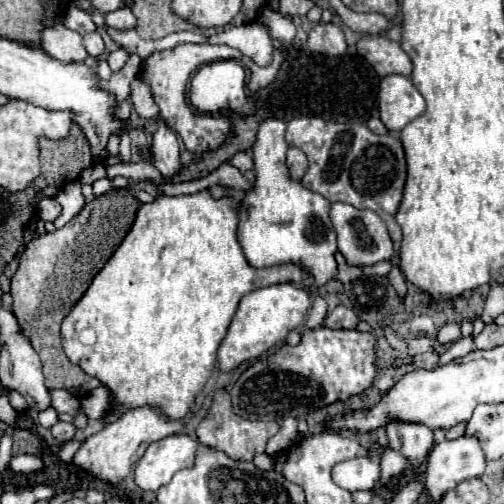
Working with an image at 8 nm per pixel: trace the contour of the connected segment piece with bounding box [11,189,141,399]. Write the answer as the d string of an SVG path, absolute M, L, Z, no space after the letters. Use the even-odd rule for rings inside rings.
M111 189L87 203L63 229L45 233L25 247L19 259L19 269L11 279L11 311L43 361L47 389L67 389L67 381L73 381L73 395L83 399L101 385L65 357L59 327L69 309L87 291L93 277L103 269L103 265L125 239L139 207L141 203L129 189Z

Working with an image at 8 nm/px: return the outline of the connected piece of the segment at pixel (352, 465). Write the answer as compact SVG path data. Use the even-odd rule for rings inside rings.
M373 445L369 457L359 457L359 459L349 459L343 463L337 463L333 467L333 481L347 489L347 491L359 491L359 489L373 489L375 485L379 485L379 489L391 499L393 491L387 491L383 483L379 483L379 461L383 455L383 449Z

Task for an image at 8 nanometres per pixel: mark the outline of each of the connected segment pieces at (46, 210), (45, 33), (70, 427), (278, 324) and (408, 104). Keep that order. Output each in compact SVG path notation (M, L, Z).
M45 197L39 201L39 217L43 221L55 221L61 215L61 205L55 197Z
M61 23L53 27L43 27L39 45L49 55L57 57L59 61L85 61L87 59L87 51L83 47L81 35L77 31L67 29Z
M59 421L59 423L55 423L53 427L51 427L51 433L53 433L53 437L57 439L57 441L61 441L61 443L67 443L67 441L71 441L73 437L75 437L75 425L73 423L65 423L65 421Z
M277 283L247 293L241 299L239 309L229 325L229 331L219 347L221 371L231 371L239 367L243 361L257 359L259 355L269 351L269 347L273 347L277 341L283 341L291 329L297 329L303 323L309 309L311 309L309 293L301 287L295 287L293 283Z
M387 75L379 83L379 113L389 133L399 133L407 123L425 113L425 99L409 77Z

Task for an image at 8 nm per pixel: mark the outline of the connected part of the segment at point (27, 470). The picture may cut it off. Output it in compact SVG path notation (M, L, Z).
M17 455L11 459L9 463L9 471L11 473L23 473L23 475L31 475L35 471L45 469L45 463L39 457L33 455Z

